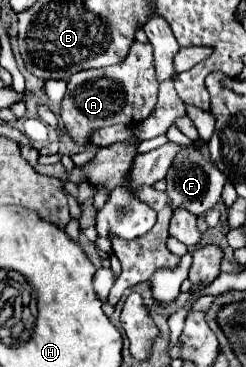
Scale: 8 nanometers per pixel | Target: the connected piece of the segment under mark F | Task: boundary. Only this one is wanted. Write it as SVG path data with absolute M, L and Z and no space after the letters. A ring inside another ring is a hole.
M171 125L165 133L167 141L169 143L177 143L181 145L181 151L177 153L173 165L169 167L167 175L165 175L165 181L167 181L167 197L169 197L169 203L171 203L171 209L187 209L189 213L193 215L201 215L209 209L213 209L213 205L221 199L221 191L223 191L223 185L227 183L227 177L203 155L201 149L197 149L193 145L193 141L189 137L185 137L175 125Z

